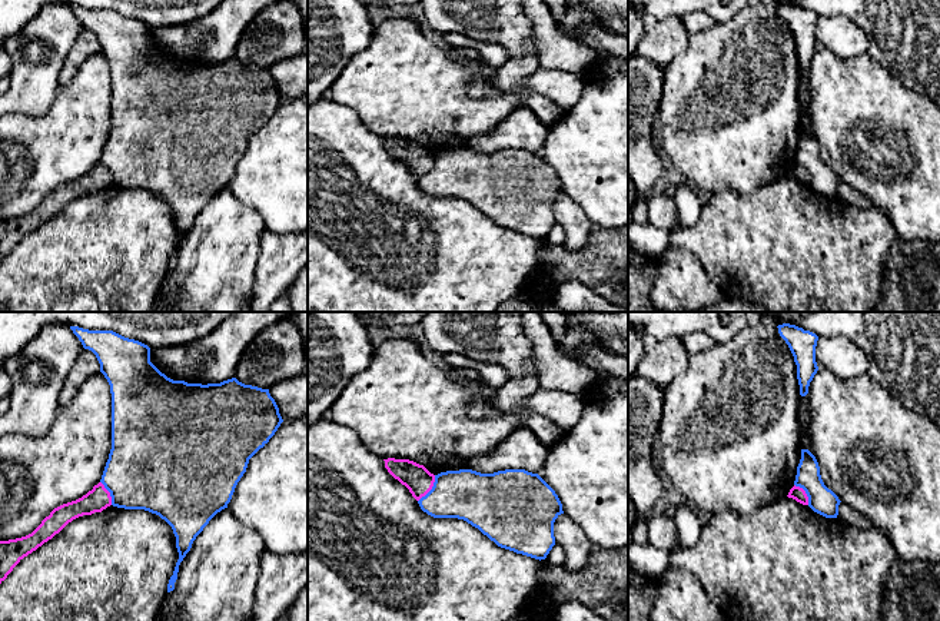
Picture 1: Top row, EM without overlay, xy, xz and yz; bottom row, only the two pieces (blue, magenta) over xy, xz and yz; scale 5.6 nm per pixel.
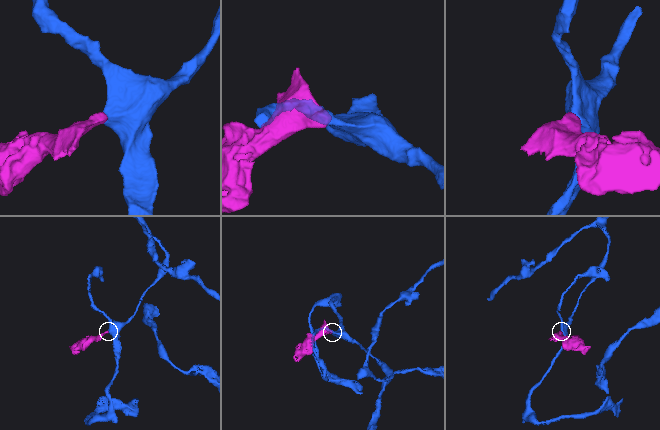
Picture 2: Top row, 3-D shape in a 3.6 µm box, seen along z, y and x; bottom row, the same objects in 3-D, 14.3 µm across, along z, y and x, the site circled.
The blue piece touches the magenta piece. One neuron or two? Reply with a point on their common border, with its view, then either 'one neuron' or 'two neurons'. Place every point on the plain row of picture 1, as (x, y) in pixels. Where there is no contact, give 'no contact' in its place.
xz (432, 168) | two neurons

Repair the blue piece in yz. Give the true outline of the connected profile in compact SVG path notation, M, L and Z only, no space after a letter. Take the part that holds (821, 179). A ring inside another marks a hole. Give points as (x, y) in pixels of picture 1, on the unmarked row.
M801 129L801 139L797 146L794 165L806 170L808 186L814 192L826 197L837 197L841 180L824 165L818 142L808 129Z

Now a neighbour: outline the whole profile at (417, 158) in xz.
M388 137L383 140L388 152L405 165L416 180L432 169L435 155L431 153L424 145L409 139Z

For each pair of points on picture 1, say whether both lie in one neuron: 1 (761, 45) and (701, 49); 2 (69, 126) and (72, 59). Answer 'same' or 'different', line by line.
1: same
2: different

